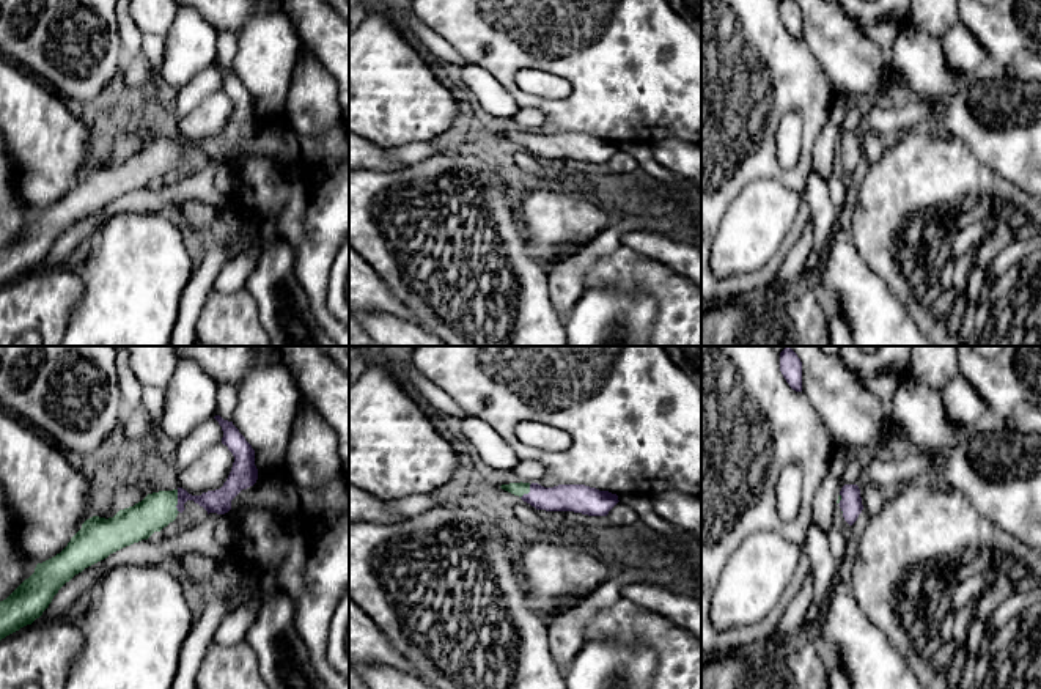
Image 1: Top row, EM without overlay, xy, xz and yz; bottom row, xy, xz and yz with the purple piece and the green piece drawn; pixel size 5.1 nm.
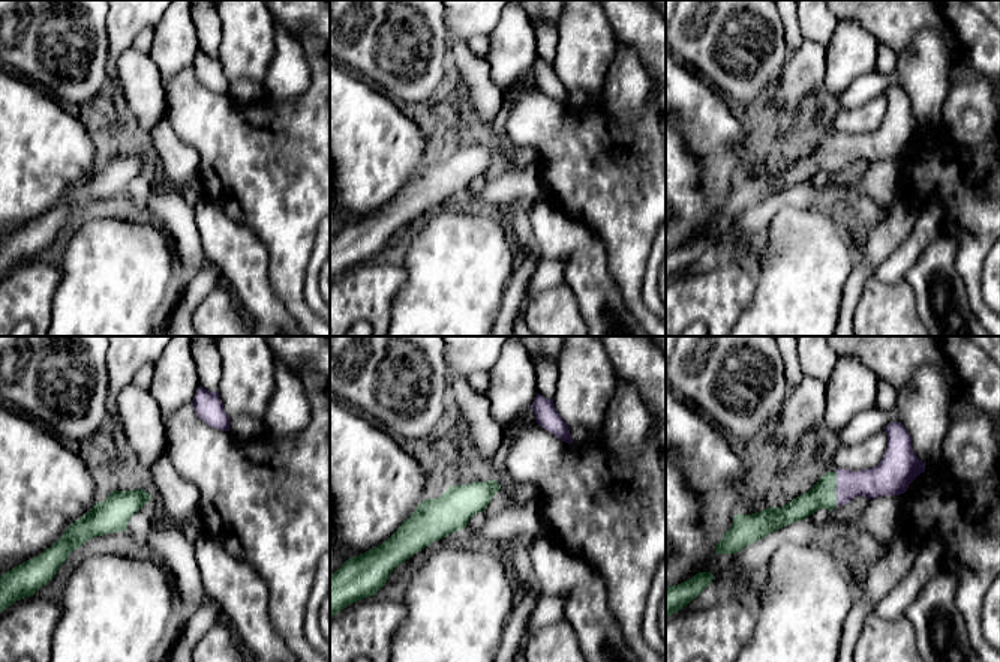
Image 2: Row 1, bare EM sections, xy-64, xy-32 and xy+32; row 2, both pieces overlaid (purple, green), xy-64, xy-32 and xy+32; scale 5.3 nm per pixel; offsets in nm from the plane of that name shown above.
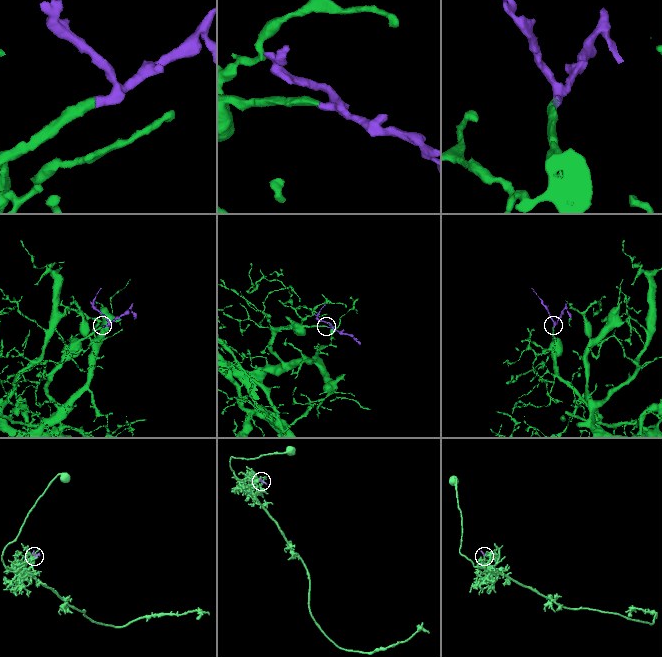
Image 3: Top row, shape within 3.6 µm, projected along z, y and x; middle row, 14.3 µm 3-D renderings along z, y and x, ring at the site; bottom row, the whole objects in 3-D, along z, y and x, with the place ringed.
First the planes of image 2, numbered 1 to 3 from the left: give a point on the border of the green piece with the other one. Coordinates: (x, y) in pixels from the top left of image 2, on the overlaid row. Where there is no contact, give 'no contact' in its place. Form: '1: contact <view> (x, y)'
1: no contact
2: no contact
3: contact xy+32 (835, 490)

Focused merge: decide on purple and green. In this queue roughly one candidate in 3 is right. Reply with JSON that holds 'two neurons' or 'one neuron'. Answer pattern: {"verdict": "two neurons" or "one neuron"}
{"verdict": "one neuron"}

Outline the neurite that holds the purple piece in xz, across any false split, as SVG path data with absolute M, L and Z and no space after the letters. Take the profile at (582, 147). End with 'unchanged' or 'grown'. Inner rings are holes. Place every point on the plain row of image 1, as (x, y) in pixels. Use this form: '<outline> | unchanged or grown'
M509 131L502 137L519 143L536 157L574 159L588 164L607 164L620 149L616 142L599 138L585 132L558 132L544 135L538 131Z | grown

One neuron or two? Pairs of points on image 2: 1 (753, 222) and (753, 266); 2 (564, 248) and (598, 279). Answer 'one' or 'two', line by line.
1: two
2: one

